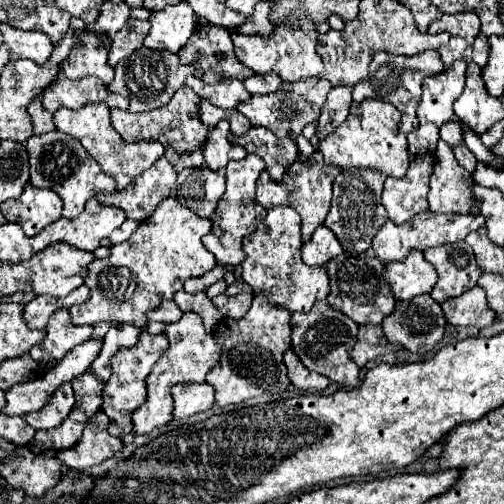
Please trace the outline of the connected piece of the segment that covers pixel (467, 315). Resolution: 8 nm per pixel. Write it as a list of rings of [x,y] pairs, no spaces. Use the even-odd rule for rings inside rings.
[[[474,287],[452,301],[444,301],[442,309],[450,325],[474,325],[482,329],[496,319],[482,287]]]

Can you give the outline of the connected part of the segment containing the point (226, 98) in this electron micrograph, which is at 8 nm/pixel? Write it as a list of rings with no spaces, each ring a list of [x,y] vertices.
[[[188,77],[186,83],[204,99],[208,99],[212,105],[222,107],[222,109],[234,109],[238,103],[250,101],[250,93],[244,89],[244,83],[238,79],[224,79],[218,83],[204,83],[198,77]]]

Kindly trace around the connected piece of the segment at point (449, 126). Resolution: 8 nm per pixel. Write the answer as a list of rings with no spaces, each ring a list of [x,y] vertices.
[[[448,121],[440,127],[440,137],[444,141],[448,141],[450,145],[458,145],[458,143],[464,143],[464,135],[462,135],[462,129],[460,125],[456,125],[456,121]]]

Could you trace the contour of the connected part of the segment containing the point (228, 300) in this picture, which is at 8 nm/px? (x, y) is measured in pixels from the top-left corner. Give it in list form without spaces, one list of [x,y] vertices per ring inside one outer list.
[[[238,293],[238,295],[218,295],[212,299],[212,303],[226,315],[226,317],[232,317],[232,319],[240,319],[244,317],[244,313],[250,309],[250,301],[252,301],[252,295],[250,293]]]

